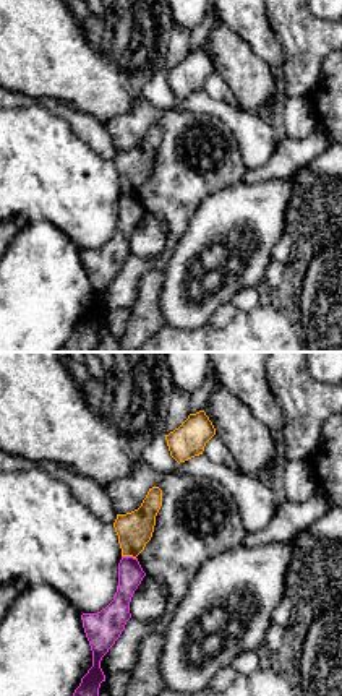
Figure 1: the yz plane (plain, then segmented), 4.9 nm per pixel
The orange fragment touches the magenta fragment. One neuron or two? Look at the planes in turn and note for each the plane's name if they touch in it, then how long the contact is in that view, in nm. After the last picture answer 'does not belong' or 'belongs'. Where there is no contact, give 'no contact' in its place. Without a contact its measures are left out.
yz | 70 nm

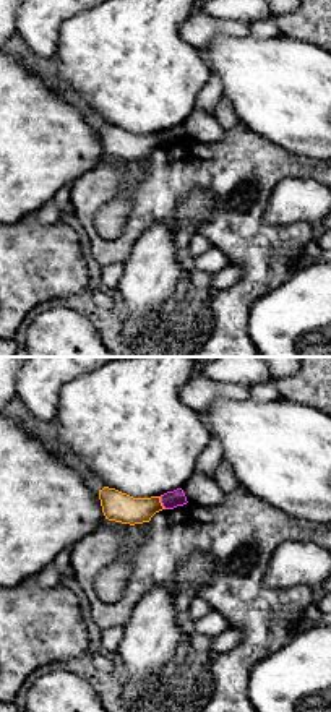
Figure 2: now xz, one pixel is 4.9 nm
xz | 70 nm

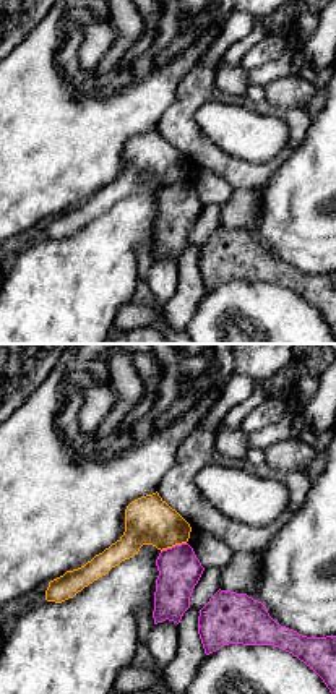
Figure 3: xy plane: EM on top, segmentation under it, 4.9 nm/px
xy | 140 nm

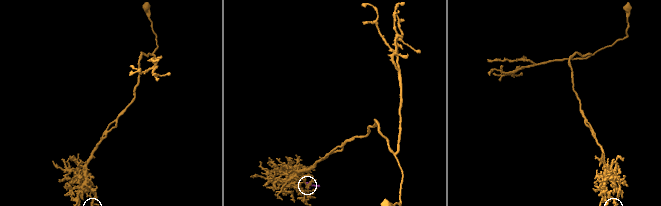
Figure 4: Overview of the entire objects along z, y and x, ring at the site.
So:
does not belong

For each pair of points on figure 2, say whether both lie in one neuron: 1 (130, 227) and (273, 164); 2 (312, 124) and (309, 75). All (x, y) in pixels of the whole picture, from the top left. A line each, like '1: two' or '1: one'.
1: one
2: one

